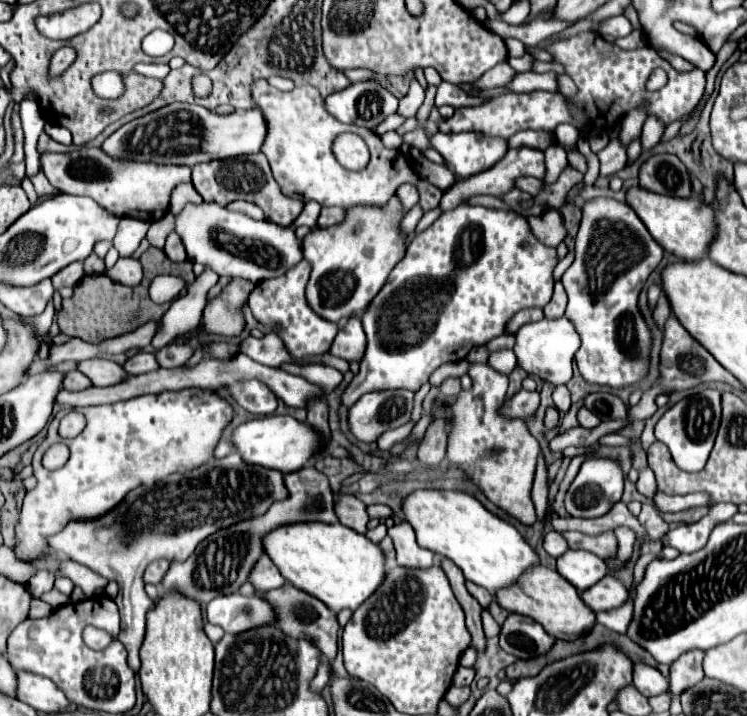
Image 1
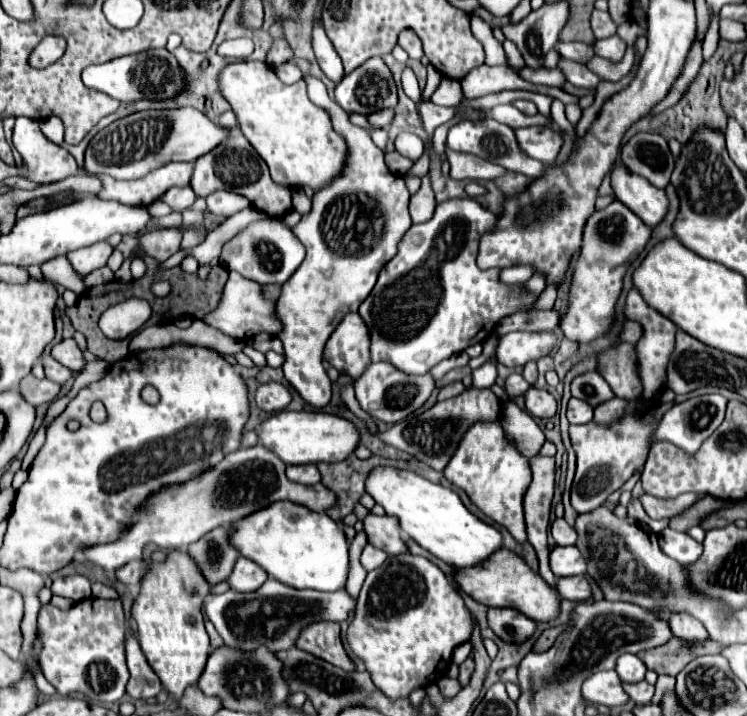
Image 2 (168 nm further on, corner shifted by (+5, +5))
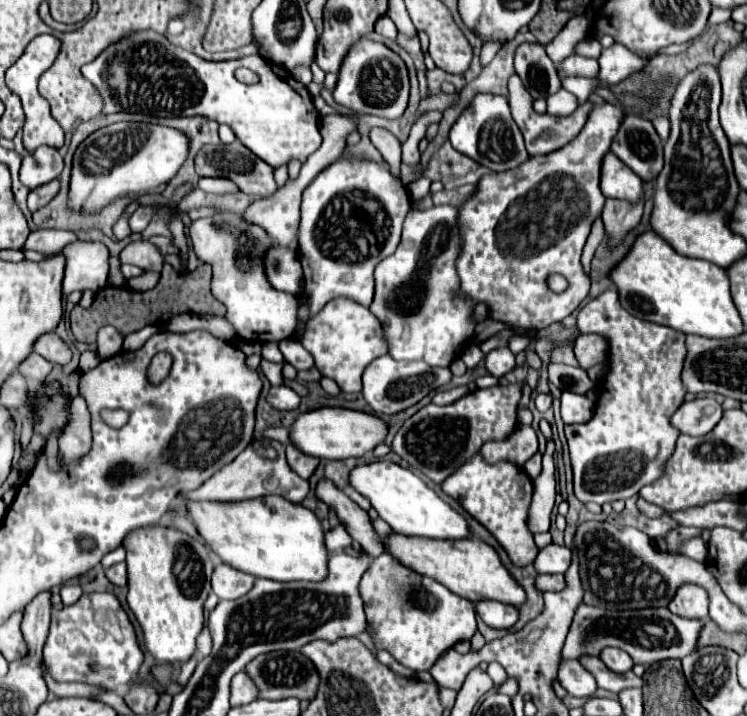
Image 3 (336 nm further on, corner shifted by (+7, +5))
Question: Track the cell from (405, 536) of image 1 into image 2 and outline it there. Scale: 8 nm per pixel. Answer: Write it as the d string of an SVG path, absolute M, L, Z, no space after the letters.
M370 513L364 519L364 531L368 535L368 541L374 547L380 547L382 551L386 551L388 555L408 553L408 543L402 537L396 517L390 517L390 515L376 517Z

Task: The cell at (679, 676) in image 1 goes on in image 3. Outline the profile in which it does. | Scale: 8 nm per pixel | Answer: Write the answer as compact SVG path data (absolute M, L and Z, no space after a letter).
M684 583L682 589L676 591L674 599L670 601L668 609L682 617L692 619L706 619L708 617L708 595L704 587L696 583Z

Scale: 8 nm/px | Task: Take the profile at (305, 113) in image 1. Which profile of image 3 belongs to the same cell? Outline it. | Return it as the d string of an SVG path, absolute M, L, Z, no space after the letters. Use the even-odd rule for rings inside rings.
M134 31L122 37L122 41L114 43L112 47L106 47L94 61L86 63L82 67L82 75L100 91L104 101L102 113L106 115L120 111L144 113L158 119L202 115L206 119L214 119L220 125L222 123L228 125L234 131L234 135L240 139L240 143L248 147L256 157L264 159L270 167L286 165L292 157L306 161L308 155L318 149L318 143L322 143L322 135L318 131L318 111L312 103L312 95L308 93L308 89L300 85L300 81L296 81L290 71L274 65L262 55L250 55L232 61L206 61L178 45L172 45L166 39L166 35L160 35L156 31ZM238 67L248 67L252 71L258 71L260 83L256 85L240 83L234 77L234 71Z

